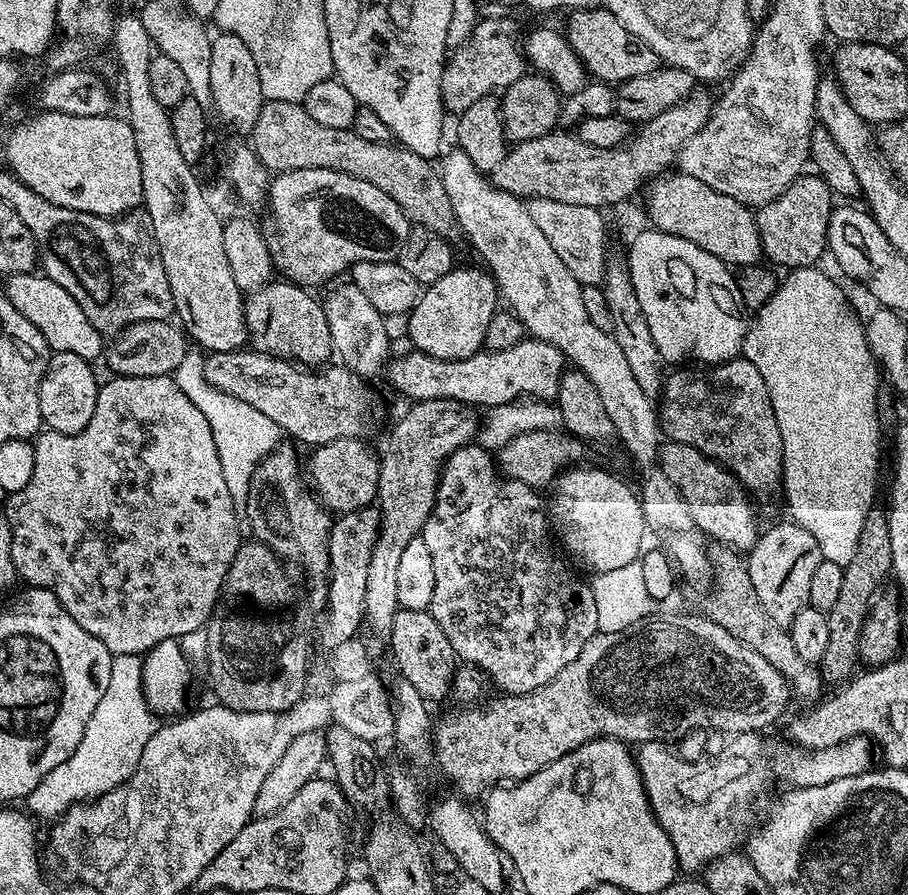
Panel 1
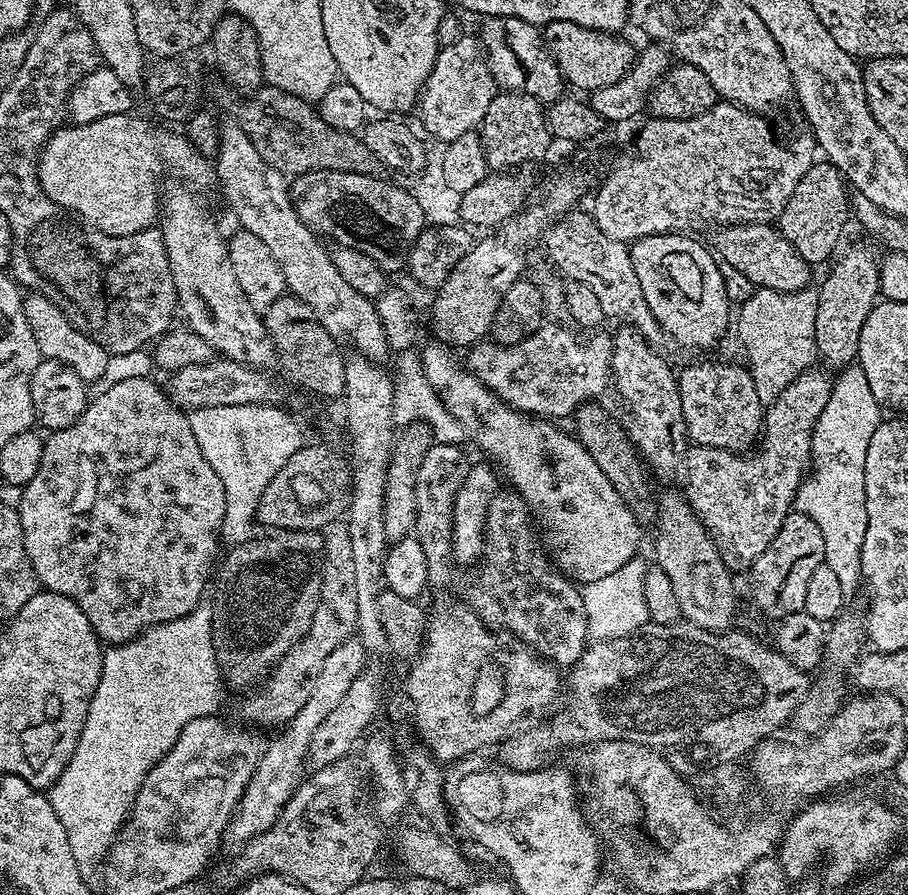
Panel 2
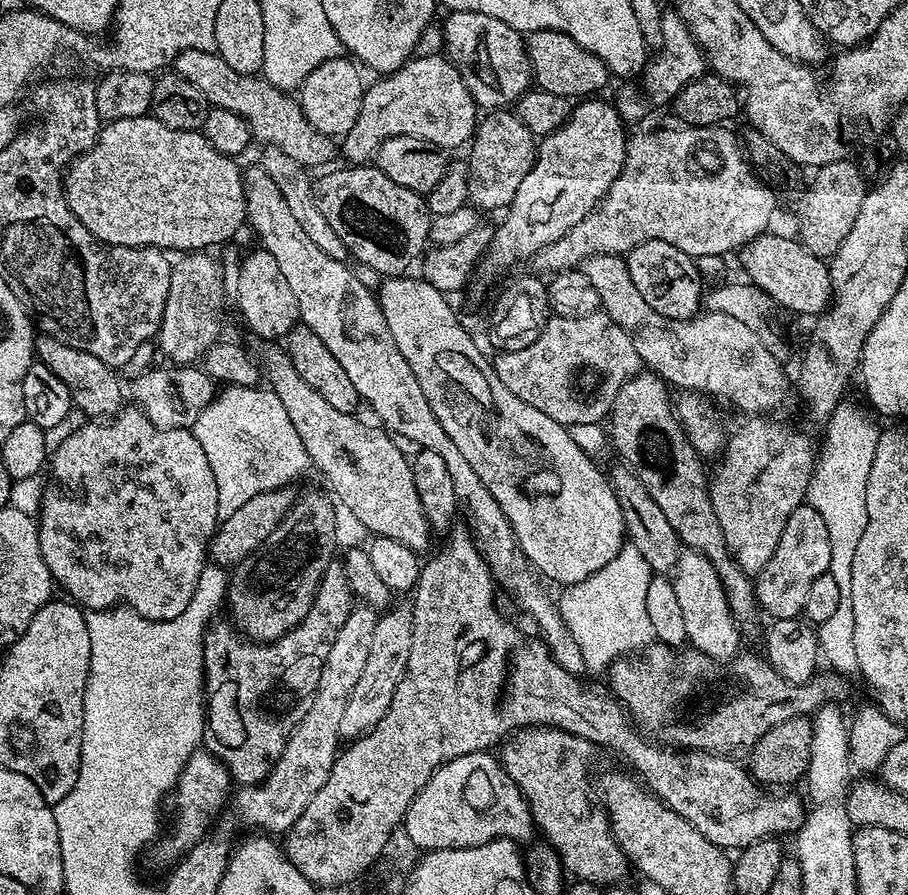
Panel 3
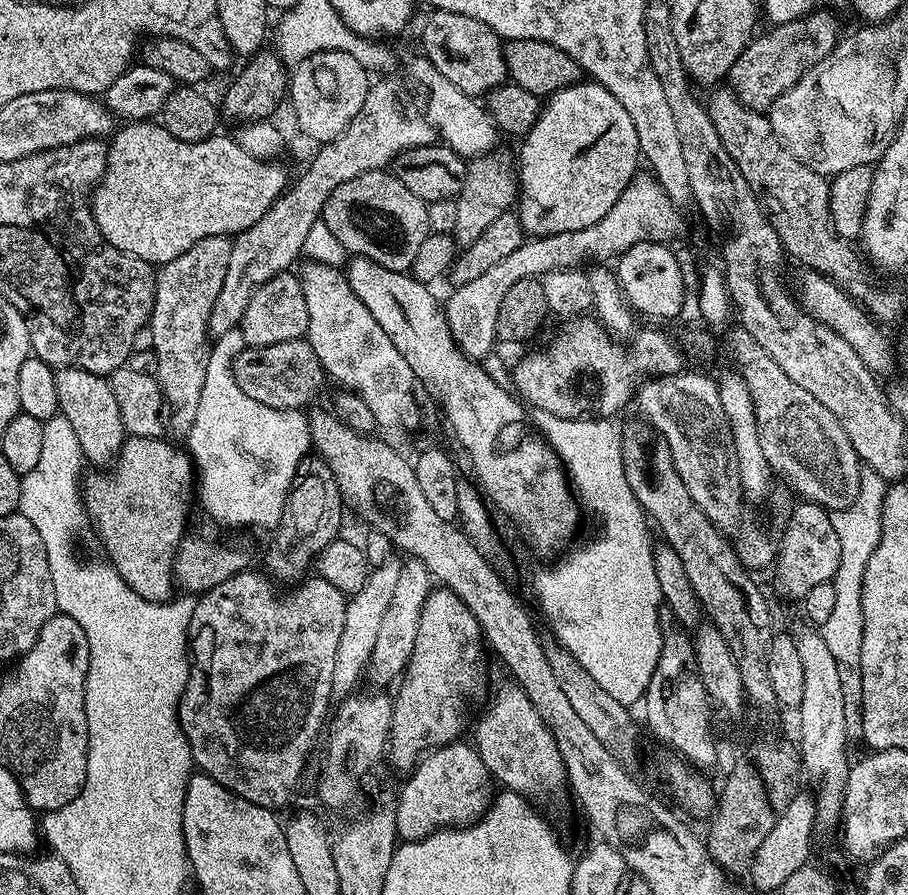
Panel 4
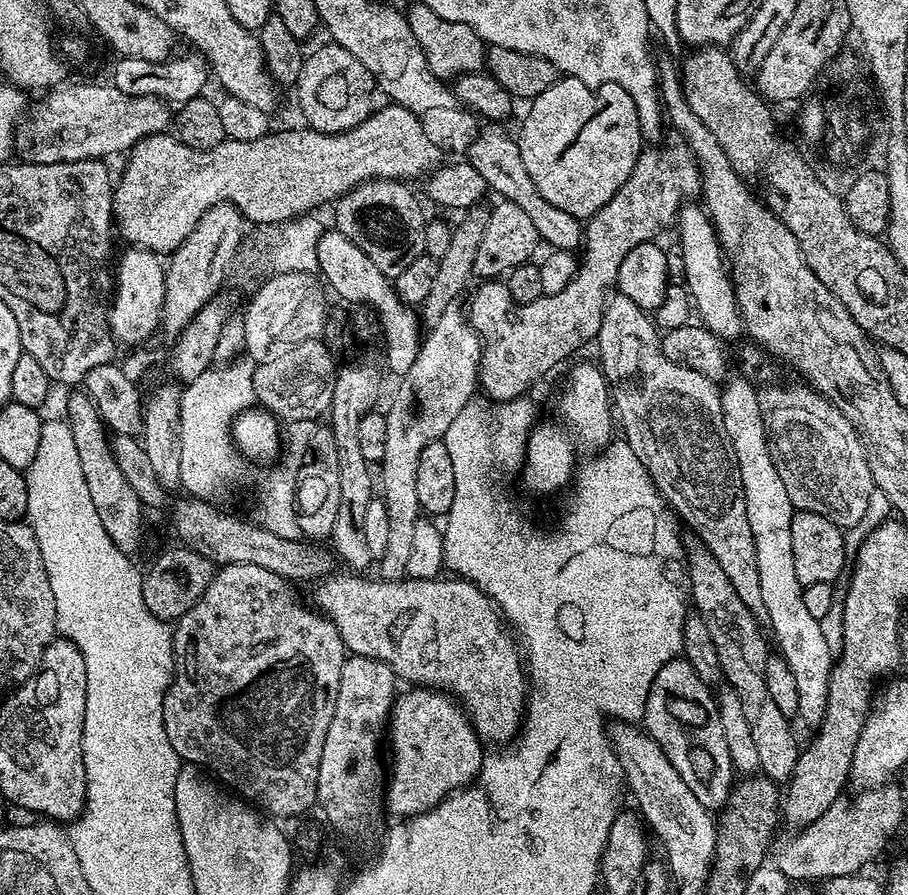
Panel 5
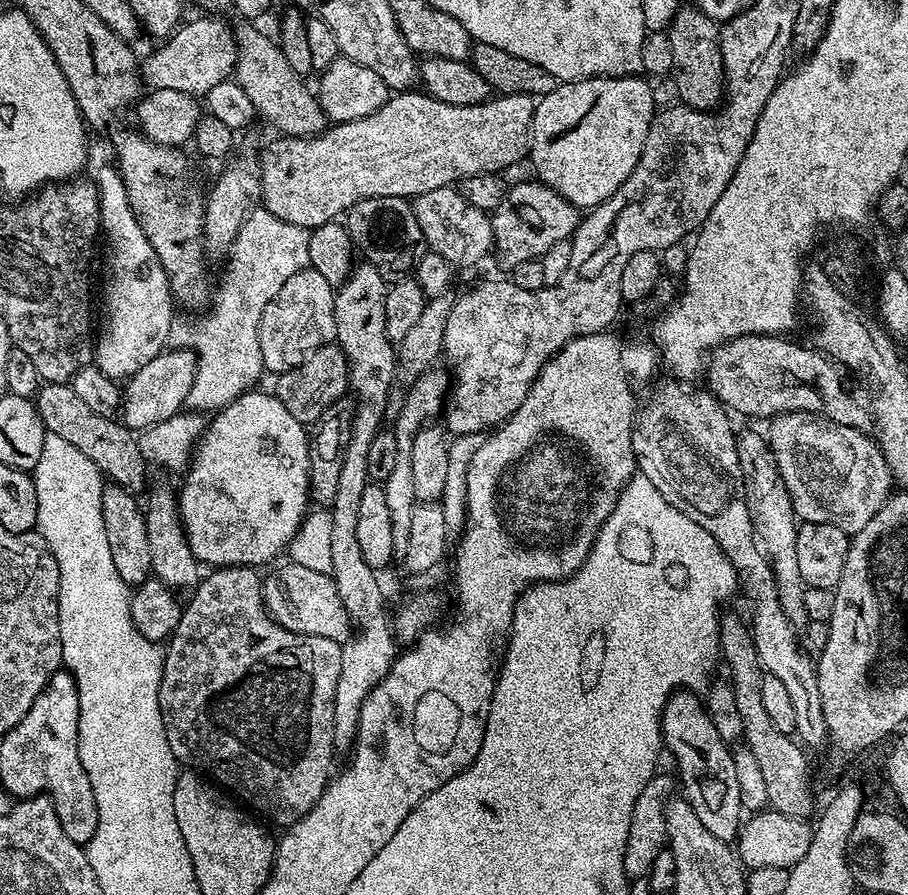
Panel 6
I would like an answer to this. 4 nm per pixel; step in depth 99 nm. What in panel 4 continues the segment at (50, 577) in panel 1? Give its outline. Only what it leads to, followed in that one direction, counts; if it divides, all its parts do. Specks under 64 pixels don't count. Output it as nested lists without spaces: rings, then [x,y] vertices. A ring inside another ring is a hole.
[[[128,436],[124,445],[120,448],[120,452],[116,459],[112,461],[107,470],[92,470],[92,473],[85,475],[82,480],[82,499],[84,502],[84,510],[90,524],[96,527],[96,532],[100,535],[100,544],[104,547],[103,555],[115,566],[118,574],[130,585],[138,594],[142,594],[142,598],[146,598],[150,602],[165,603],[173,599],[174,577],[172,567],[174,566],[174,558],[178,546],[182,543],[186,535],[184,527],[188,524],[188,507],[194,504],[194,465],[192,457],[188,455],[183,447],[175,448],[172,444],[167,444],[164,438],[160,436]]]

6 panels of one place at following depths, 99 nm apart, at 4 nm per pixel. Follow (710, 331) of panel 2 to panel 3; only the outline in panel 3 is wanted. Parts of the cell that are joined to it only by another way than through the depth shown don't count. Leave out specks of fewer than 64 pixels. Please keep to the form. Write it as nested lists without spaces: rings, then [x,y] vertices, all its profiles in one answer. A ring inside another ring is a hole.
[[[657,240],[646,242],[627,253],[626,259],[630,278],[634,278],[634,286],[638,286],[642,298],[646,298],[646,302],[650,302],[650,306],[654,306],[658,314],[675,320],[690,320],[701,311],[702,281],[696,261],[682,250],[678,250],[678,246],[670,246],[670,242]]]

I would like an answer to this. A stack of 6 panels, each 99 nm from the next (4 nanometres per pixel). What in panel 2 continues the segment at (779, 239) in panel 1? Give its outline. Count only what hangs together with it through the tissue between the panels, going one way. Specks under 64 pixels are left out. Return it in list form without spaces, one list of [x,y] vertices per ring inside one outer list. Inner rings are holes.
[[[812,164],[782,210],[778,221],[780,233],[790,246],[794,246],[794,250],[798,250],[798,254],[802,254],[809,266],[817,266],[823,260],[833,259],[834,253],[841,247],[840,235],[847,224],[850,224],[850,188],[844,175],[833,164]]]

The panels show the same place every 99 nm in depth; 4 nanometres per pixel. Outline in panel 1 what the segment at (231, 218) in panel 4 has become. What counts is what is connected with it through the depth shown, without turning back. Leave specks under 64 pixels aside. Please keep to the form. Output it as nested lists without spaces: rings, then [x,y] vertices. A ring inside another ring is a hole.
[[[47,110],[37,111],[37,116],[32,116],[29,120],[24,120],[12,133],[8,136],[8,141],[4,144],[4,156],[8,171],[16,175],[17,178],[26,186],[30,186],[30,190],[34,190],[34,194],[38,194],[42,198],[46,198],[46,202],[54,202],[54,206],[62,206],[66,210],[74,210],[75,212],[85,212],[86,214],[94,214],[95,216],[118,217],[126,212],[139,209],[144,203],[144,195],[142,194],[142,166],[138,162],[138,146],[134,142],[134,130],[128,125],[127,119],[116,117],[116,114],[107,116],[95,116],[94,118],[78,118],[74,114],[62,114],[61,112],[50,112]]]

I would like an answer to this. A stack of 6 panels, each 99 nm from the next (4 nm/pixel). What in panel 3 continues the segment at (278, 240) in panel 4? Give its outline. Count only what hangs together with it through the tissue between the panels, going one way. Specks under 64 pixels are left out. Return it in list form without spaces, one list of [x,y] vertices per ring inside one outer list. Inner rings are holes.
[[[413,55],[397,72],[376,79],[380,80],[371,81],[364,89],[358,122],[342,137],[342,156],[349,165],[367,165],[378,146],[391,136],[422,138],[445,150],[463,149],[471,141],[478,123],[478,105],[447,55]]]

